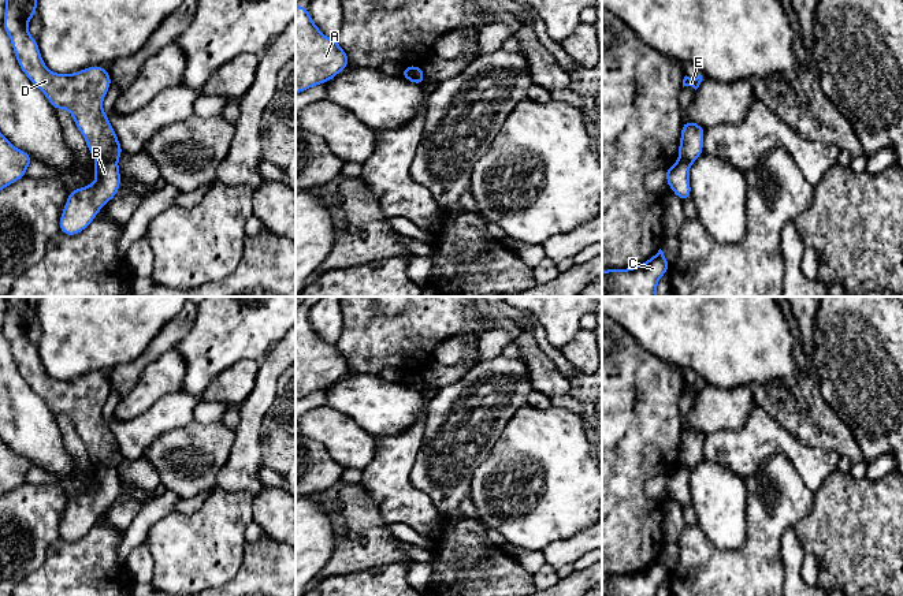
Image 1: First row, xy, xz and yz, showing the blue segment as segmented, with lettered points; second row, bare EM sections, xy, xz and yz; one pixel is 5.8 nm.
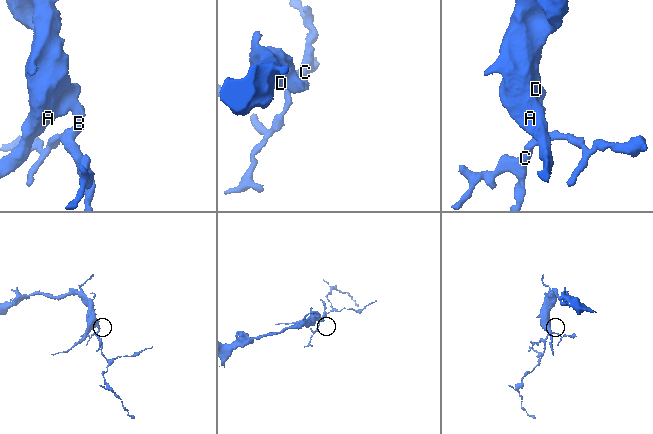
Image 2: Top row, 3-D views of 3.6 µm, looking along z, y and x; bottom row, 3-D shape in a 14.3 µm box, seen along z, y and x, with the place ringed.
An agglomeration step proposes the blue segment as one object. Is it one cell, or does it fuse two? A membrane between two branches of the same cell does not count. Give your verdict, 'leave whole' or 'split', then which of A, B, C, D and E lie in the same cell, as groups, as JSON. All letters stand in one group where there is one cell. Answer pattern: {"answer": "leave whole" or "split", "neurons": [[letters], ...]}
{"answer": "split", "neurons": [["A", "D", "E"], ["B", "C"]]}

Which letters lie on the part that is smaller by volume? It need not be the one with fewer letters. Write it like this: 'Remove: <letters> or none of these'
Remove: B, C

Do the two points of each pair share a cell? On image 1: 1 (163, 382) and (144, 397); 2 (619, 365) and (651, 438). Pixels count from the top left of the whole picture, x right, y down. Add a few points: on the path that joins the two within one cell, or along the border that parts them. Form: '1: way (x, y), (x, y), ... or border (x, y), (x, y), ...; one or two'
1: way (159, 382), (148, 393); one
2: way (638, 377), (651, 391), (651, 418); one

